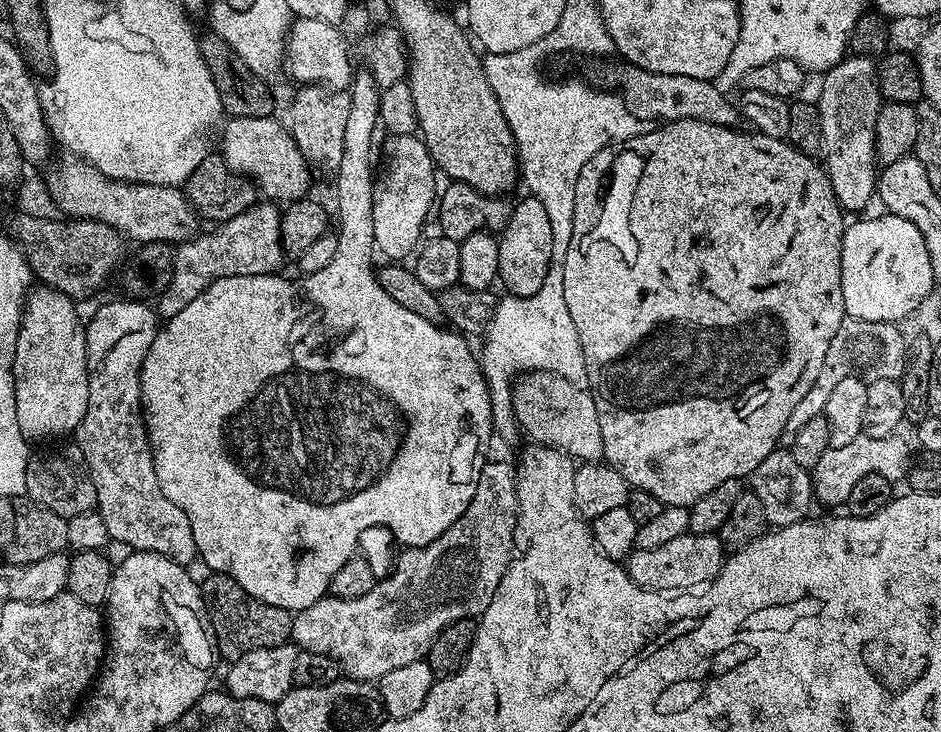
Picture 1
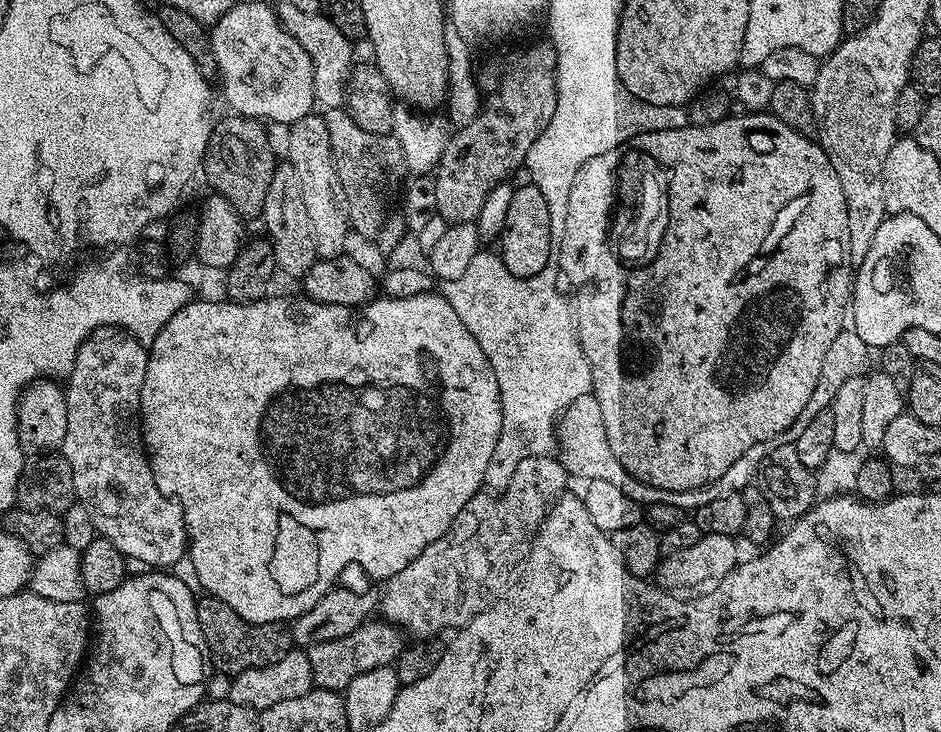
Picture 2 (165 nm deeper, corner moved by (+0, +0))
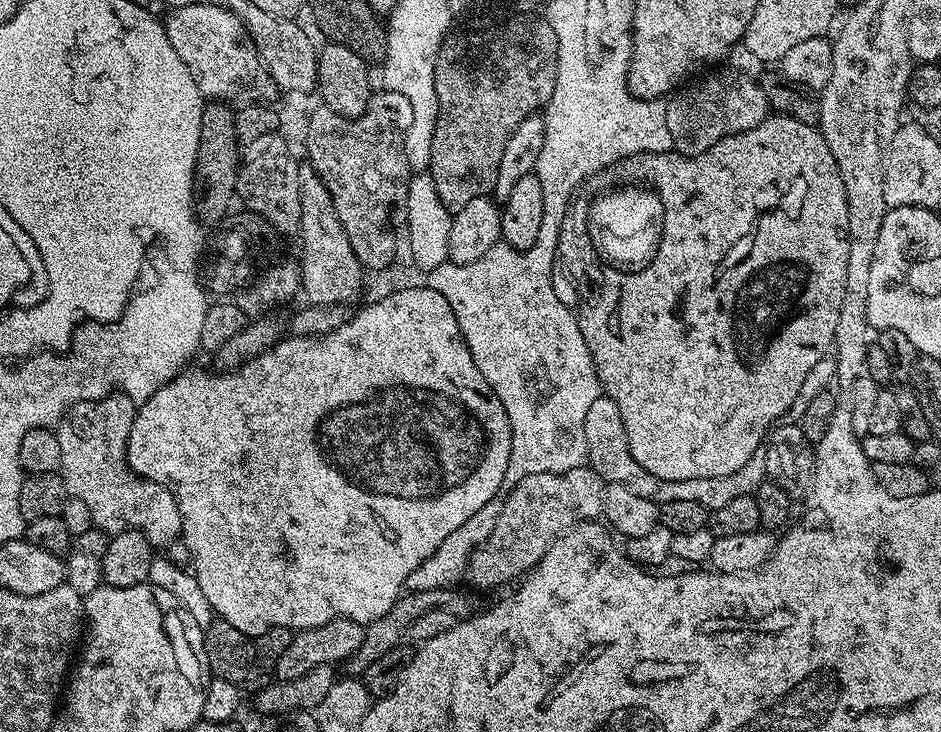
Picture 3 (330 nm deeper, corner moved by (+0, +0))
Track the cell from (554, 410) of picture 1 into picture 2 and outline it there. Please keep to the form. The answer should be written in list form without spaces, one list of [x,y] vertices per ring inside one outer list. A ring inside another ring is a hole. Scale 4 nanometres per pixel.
[[[842,330],[838,334],[838,338],[834,338],[834,342],[830,342],[830,350],[826,350],[826,358],[822,358],[822,370],[818,374],[818,382],[810,393],[810,402],[806,402],[802,414],[798,414],[798,418],[794,418],[794,422],[790,422],[790,426],[786,426],[786,430],[766,438],[766,442],[758,442],[754,446],[750,446],[750,450],[746,450],[746,454],[742,454],[742,458],[738,458],[738,462],[730,465],[719,478],[714,478],[714,482],[701,488],[667,492],[634,478],[634,474],[630,474],[626,470],[626,466],[622,466],[622,462],[618,462],[618,458],[614,458],[614,450],[610,450],[610,442],[606,442],[606,422],[602,422],[602,409],[598,406],[598,398],[593,396],[591,392],[582,394],[582,398],[574,398],[574,402],[570,402],[570,406],[564,410],[556,422],[558,459],[568,472],[569,477],[576,479],[577,476],[580,482],[590,480],[610,482],[621,488],[630,498],[634,498],[634,502],[638,502],[641,506],[647,506],[654,502],[670,502],[670,506],[678,506],[681,510],[701,508],[706,506],[706,502],[714,502],[714,498],[722,498],[725,494],[743,493],[744,489],[759,477],[762,462],[770,454],[770,450],[778,450],[778,446],[794,444],[802,430],[806,429],[806,424],[819,411],[831,409],[834,394],[838,394],[838,386],[842,386],[842,382],[846,382],[846,378],[864,376],[869,371],[868,355],[870,355],[868,344],[862,342],[862,338],[858,338],[856,331]]]

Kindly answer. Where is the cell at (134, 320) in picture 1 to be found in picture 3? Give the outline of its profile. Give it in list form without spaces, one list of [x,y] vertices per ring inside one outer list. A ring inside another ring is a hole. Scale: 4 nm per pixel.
[[[116,390],[110,396],[101,396],[97,400],[80,400],[69,408],[58,425],[56,437],[62,446],[62,462],[59,473],[68,487],[69,496],[82,498],[90,509],[93,525],[105,534],[115,534],[126,530],[138,530],[151,542],[153,549],[164,550],[169,544],[181,539],[182,518],[174,498],[160,484],[152,480],[142,480],[128,467],[128,439],[130,426],[136,417],[137,405]]]

